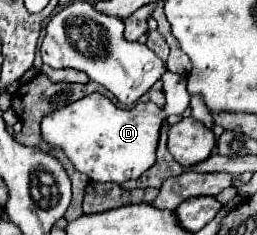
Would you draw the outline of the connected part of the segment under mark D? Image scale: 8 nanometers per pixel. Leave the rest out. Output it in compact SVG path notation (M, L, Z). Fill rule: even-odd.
M166 72L164 82L164 108L152 102L138 102L132 110L118 108L104 94L90 94L82 100L68 104L42 120L42 138L66 152L74 168L86 174L94 182L116 182L122 184L132 178L140 178L150 166L154 166L156 146L164 118L170 114L182 114L190 103L186 88L186 76Z

